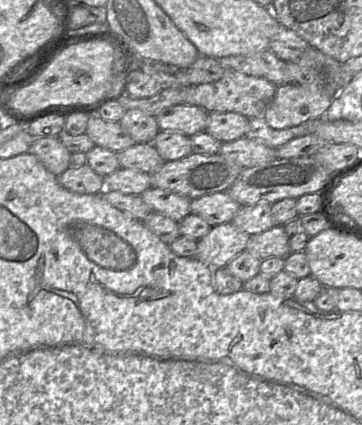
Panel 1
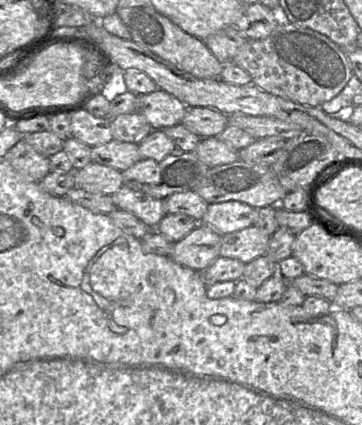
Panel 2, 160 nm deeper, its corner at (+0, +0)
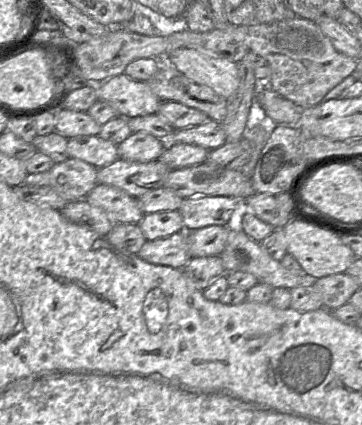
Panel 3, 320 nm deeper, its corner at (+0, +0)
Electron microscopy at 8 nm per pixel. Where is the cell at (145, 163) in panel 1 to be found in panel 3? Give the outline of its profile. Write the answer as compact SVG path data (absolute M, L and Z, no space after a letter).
M98 135L77 136L68 139L67 152L69 158L80 159L99 169L119 159L117 146Z

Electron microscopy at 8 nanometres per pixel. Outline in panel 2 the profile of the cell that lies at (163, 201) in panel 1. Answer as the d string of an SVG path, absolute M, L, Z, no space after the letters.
M123 185L110 196L116 208L132 213L150 228L156 228L167 215L164 200L152 198L127 186Z

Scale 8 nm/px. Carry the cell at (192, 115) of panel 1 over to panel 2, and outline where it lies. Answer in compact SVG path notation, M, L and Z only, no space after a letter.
M158 88L152 93L137 96L137 110L146 118L153 130L162 130L181 124L187 112L187 106Z

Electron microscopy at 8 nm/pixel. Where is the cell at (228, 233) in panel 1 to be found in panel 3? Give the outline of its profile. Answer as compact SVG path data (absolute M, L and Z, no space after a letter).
M183 230L170 236L147 240L137 255L151 264L182 269L192 258L188 232Z

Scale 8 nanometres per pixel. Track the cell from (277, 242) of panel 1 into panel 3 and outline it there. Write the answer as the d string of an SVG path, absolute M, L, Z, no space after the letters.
M206 226L188 232L188 242L192 258L219 256L224 250L231 227Z

